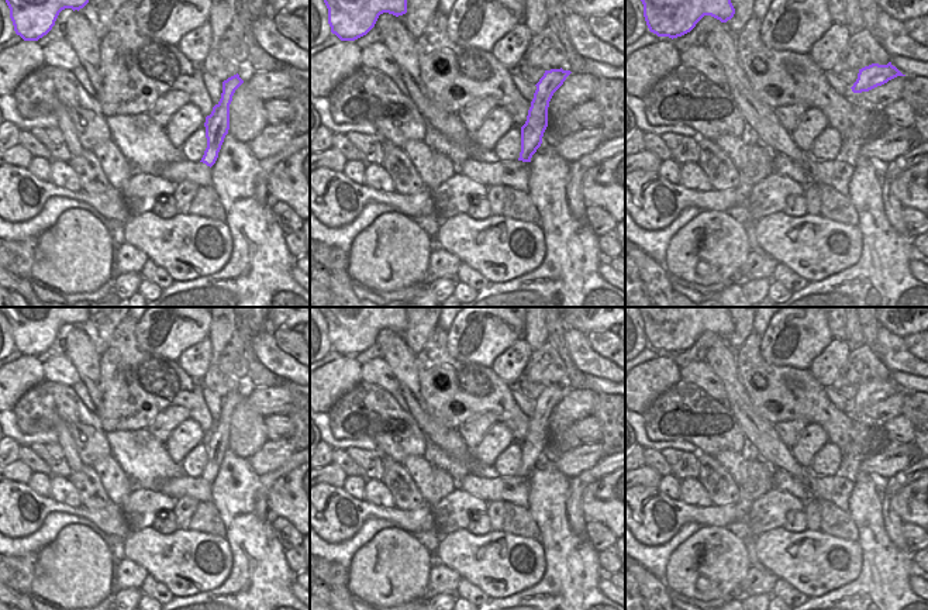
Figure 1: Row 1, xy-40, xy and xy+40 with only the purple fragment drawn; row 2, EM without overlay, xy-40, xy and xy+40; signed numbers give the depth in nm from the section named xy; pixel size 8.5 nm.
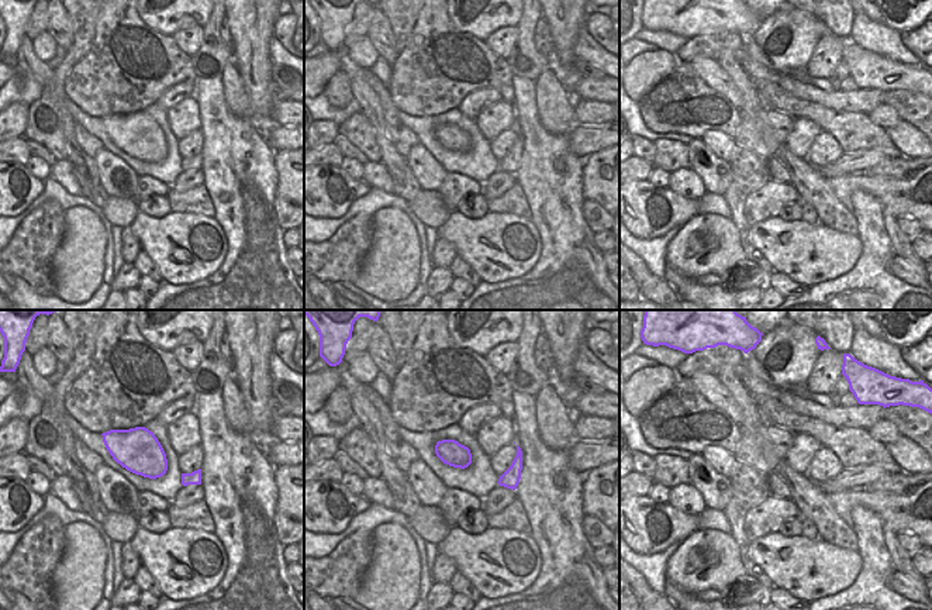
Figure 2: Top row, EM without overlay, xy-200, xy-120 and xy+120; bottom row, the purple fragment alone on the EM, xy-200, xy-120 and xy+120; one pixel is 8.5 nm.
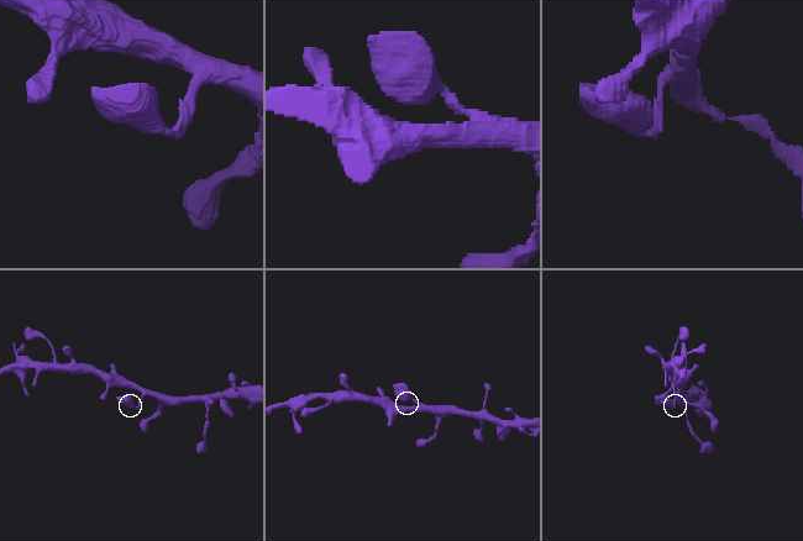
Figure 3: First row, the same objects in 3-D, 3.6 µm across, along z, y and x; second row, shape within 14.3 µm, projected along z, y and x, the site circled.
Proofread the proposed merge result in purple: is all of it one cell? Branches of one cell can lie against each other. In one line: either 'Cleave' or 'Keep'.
Keep

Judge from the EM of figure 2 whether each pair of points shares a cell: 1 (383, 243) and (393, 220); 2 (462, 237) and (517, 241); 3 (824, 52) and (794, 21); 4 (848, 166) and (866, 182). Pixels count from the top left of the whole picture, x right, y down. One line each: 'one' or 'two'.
1: one
2: one
3: two
4: two

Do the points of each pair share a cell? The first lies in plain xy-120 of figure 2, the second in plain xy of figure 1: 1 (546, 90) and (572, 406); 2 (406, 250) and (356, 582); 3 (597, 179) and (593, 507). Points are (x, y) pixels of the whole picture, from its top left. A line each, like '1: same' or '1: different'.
1: different
2: same
3: same

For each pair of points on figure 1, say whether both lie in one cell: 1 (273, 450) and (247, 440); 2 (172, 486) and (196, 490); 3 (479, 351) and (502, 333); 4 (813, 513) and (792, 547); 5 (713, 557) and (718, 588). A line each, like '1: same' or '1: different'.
1: different
2: same
3: same
4: different
5: same

